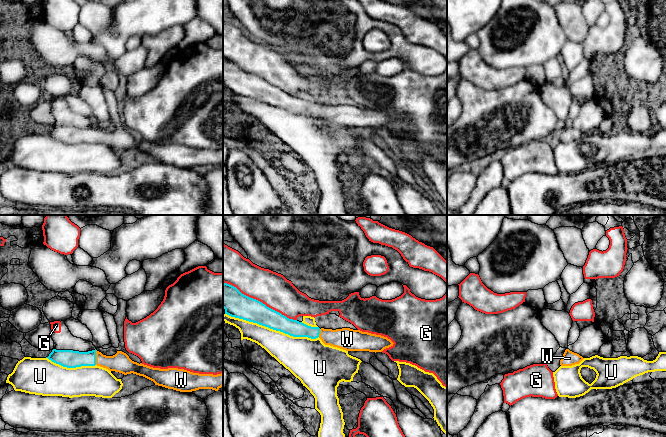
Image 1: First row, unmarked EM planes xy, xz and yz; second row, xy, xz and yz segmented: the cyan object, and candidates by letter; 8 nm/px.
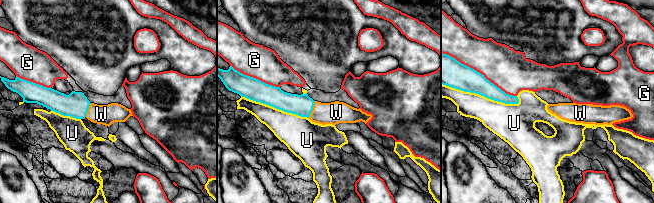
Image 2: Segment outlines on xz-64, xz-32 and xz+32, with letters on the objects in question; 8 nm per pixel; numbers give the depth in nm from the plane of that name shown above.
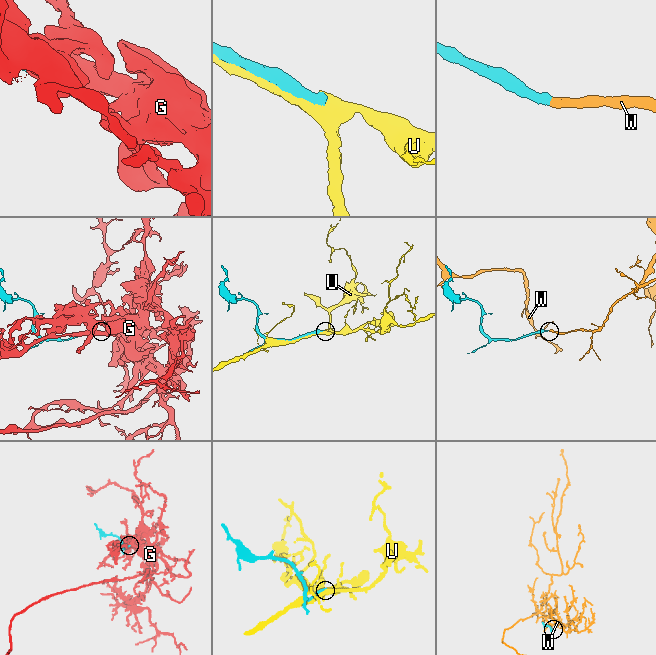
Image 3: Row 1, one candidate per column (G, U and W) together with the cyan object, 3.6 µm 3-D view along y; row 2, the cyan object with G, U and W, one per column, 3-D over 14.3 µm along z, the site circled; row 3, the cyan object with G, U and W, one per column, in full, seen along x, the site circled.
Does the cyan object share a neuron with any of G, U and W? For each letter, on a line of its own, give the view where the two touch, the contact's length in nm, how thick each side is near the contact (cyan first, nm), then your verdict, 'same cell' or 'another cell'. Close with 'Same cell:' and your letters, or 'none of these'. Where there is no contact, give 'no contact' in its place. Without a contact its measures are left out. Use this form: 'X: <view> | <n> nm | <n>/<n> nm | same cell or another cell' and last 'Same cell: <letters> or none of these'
G: xz | 650 nm | 200/280 nm | another cell
U: xz | 800 nm | 190/260 nm | another cell
W: xy | 120 nm | 140/160 nm | same cell
Same cell: W

